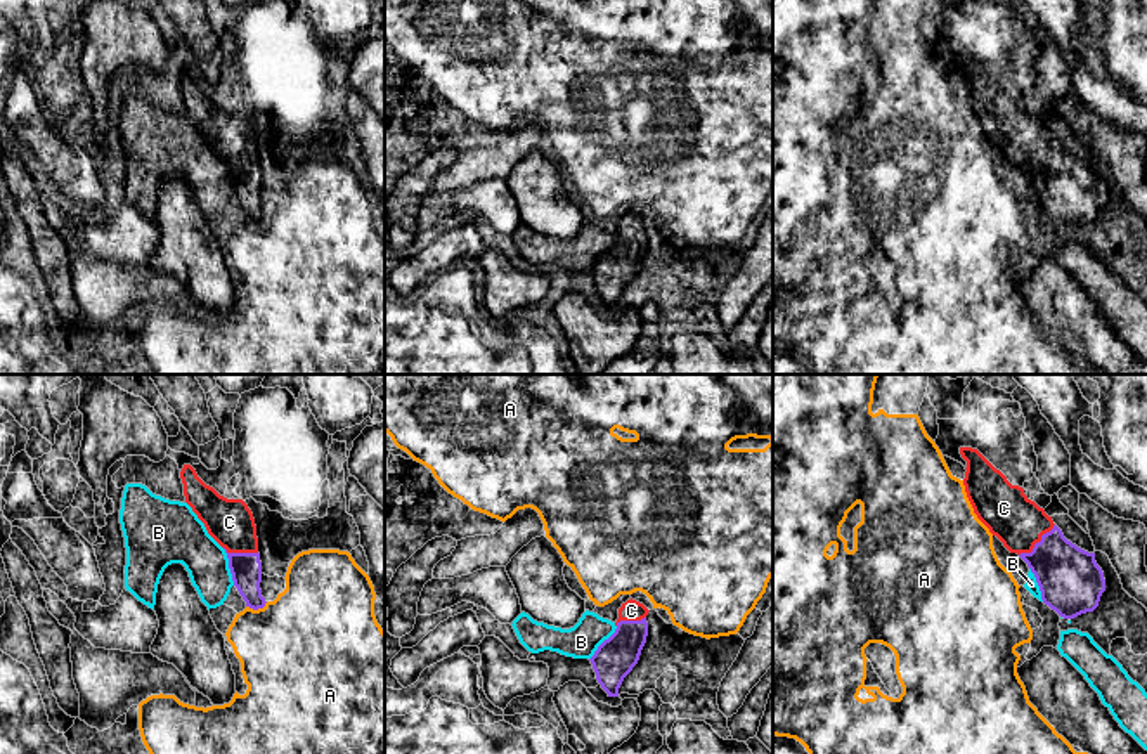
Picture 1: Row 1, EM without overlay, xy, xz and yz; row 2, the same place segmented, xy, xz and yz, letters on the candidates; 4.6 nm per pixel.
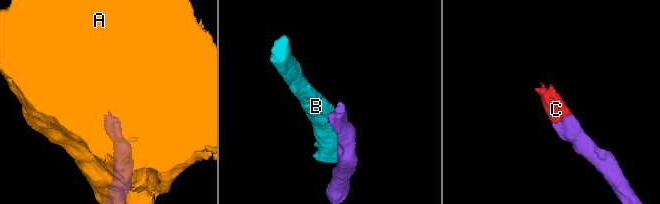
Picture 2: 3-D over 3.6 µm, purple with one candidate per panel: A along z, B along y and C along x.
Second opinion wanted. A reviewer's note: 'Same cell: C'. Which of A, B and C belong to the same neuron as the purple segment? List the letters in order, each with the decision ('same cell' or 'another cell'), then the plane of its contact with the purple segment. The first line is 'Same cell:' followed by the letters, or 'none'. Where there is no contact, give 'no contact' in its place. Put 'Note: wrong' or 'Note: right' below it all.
Same cell: C
A: another cell; meets purple in xy
B: another cell; meets purple in xy
C: same cell; meets purple in yz
Note: right

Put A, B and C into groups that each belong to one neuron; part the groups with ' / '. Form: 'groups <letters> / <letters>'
groups A / B / C

